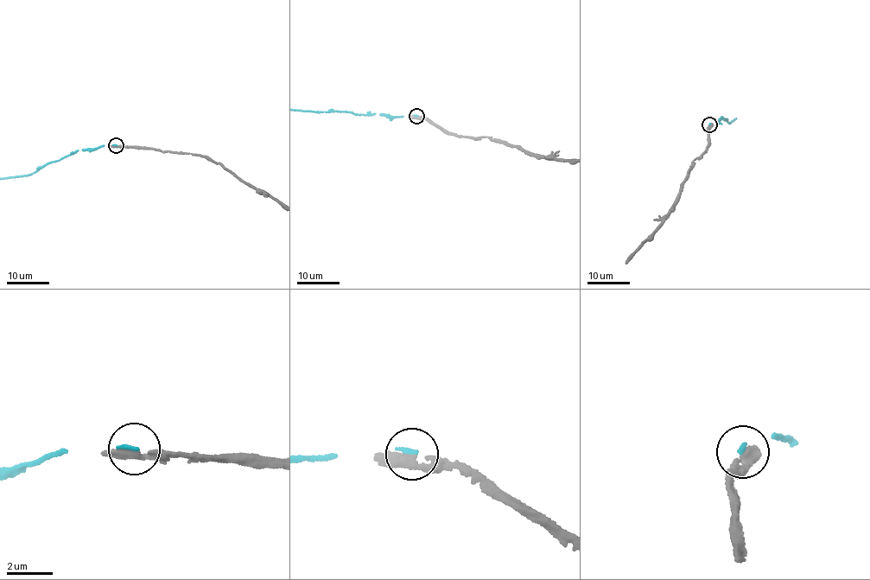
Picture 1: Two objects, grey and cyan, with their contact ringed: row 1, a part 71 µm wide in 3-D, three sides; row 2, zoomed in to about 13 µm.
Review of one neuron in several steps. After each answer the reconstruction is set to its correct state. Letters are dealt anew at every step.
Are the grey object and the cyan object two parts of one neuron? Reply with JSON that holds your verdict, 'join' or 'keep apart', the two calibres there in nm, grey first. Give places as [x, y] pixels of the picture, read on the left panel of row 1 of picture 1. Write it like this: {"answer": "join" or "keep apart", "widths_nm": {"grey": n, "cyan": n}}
{"answer": "keep apart", "widths_nm": {"grey": 320, "cyan": 140}}

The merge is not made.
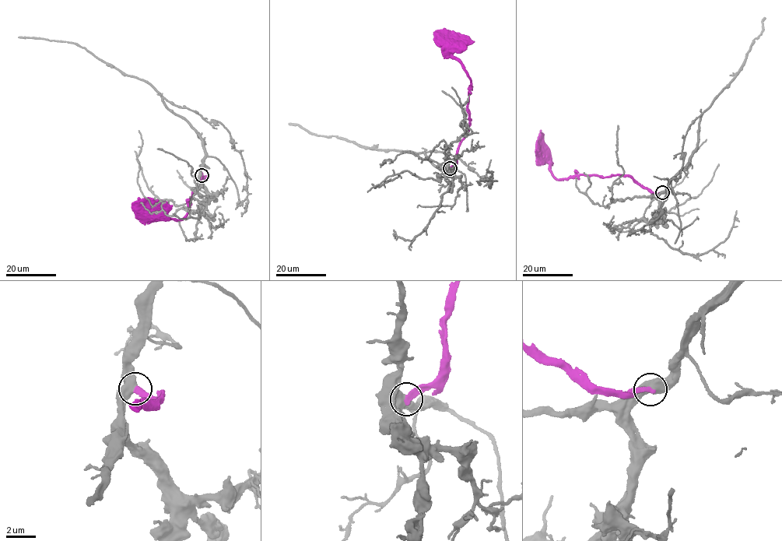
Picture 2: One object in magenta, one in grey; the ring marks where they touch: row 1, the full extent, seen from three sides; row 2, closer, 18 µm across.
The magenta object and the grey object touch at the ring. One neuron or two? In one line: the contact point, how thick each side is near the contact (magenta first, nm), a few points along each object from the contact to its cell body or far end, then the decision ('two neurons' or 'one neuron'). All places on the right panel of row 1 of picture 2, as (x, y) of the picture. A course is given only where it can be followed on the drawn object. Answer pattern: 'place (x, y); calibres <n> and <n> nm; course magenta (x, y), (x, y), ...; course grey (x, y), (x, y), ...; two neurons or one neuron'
place (662, 192); calibres 380 and 550 nm; course magenta (662, 193), (654, 193), (627, 176), (616, 174), (604, 177), (578, 174), (556, 179), (545, 155); course grey (662, 193), (696, 147), (700, 116), (684, 137), (680, 176), (669, 181), (661, 213), (627, 236); two neurons

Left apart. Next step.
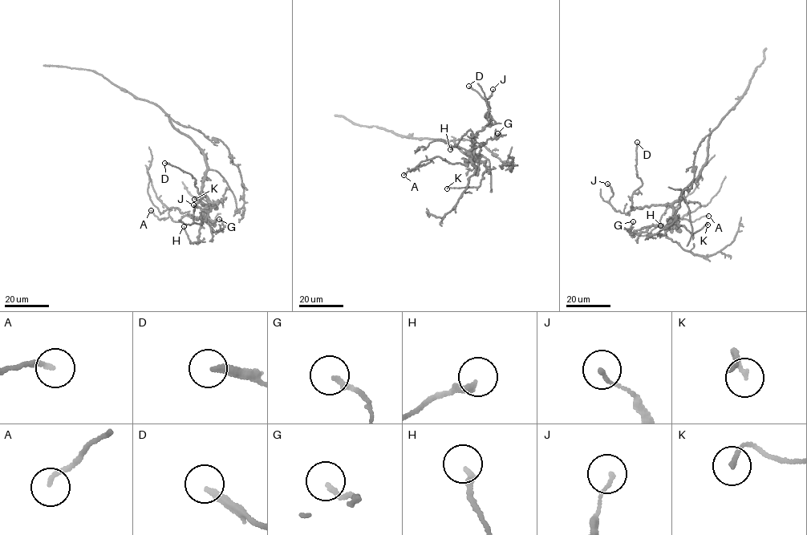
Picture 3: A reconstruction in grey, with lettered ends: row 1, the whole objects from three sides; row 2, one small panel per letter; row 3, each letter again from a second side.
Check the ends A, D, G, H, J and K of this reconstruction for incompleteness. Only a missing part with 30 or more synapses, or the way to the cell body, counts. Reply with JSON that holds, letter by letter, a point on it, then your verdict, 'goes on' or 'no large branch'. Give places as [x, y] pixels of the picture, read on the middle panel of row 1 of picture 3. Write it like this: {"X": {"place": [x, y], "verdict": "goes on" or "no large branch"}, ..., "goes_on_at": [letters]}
{"A": {"place": [403, 175], "verdict": "no large branch"}, "D": {"place": [468, 86], "verdict": "no large branch"}, "G": {"place": [497, 133], "verdict": "no large branch"}, "H": {"place": [450, 149], "verdict": "no large branch"}, "J": {"place": [492, 89], "verdict": "no large branch"}, "K": {"place": [447, 188], "verdict": "no large branch"}, "goes_on_at": []}

